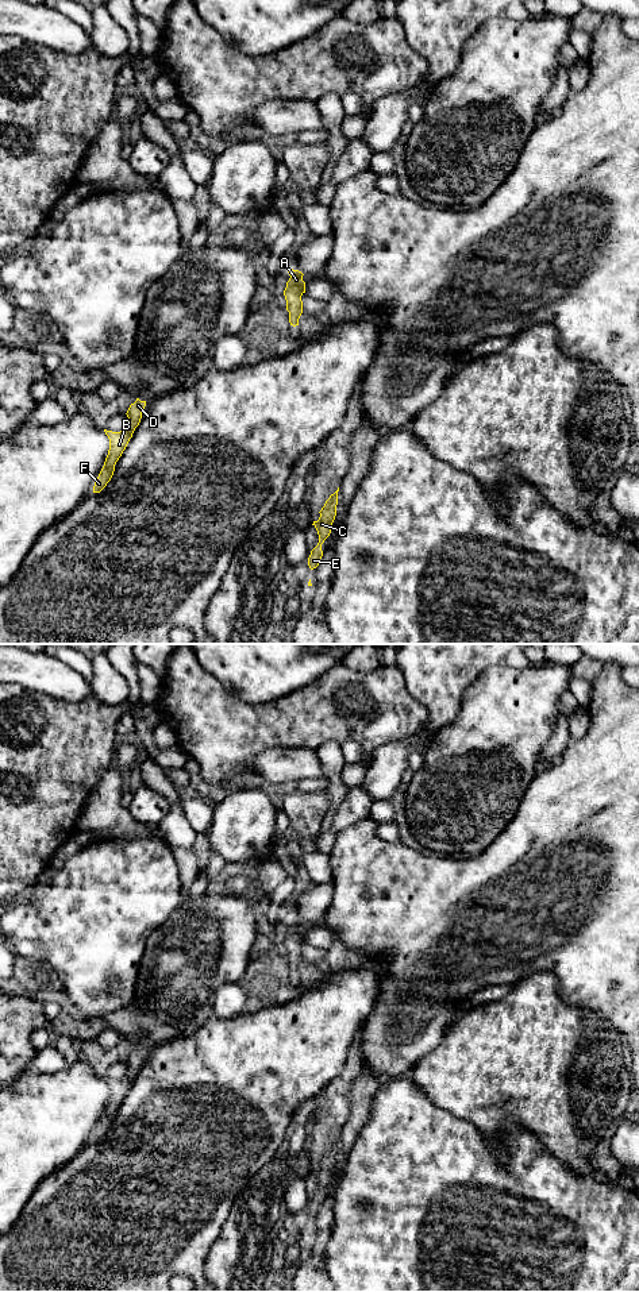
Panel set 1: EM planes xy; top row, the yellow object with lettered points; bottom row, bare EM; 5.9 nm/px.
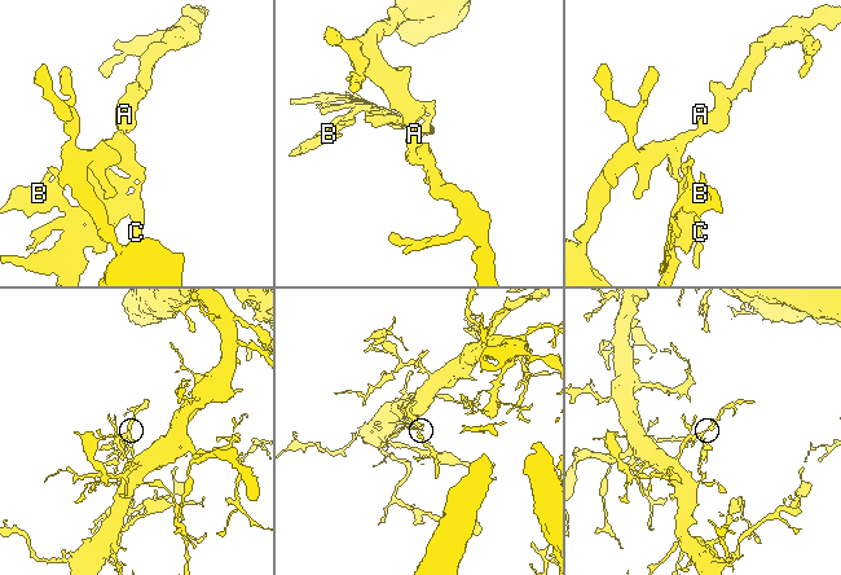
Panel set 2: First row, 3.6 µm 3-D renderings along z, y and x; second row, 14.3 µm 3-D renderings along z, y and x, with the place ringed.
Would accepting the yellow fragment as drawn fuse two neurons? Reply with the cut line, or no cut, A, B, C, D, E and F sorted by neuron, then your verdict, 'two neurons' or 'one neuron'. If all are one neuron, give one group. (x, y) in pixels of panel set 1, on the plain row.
no cut; A B C D E F; one neuron

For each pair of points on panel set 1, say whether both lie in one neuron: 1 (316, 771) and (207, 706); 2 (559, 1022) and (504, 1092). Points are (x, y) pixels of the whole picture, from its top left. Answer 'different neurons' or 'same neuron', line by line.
1: different neurons
2: same neuron

